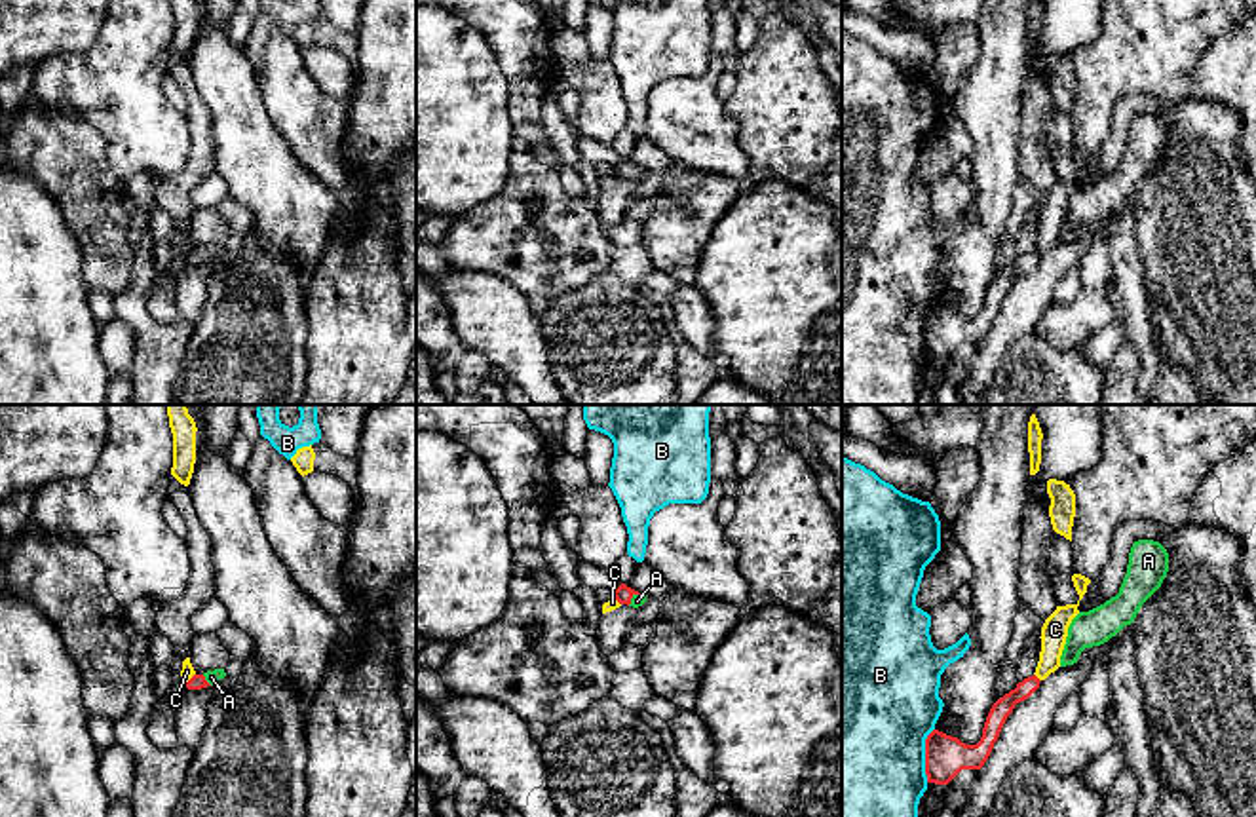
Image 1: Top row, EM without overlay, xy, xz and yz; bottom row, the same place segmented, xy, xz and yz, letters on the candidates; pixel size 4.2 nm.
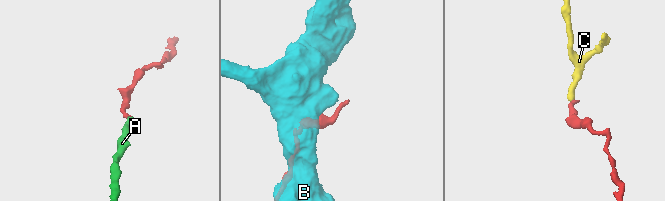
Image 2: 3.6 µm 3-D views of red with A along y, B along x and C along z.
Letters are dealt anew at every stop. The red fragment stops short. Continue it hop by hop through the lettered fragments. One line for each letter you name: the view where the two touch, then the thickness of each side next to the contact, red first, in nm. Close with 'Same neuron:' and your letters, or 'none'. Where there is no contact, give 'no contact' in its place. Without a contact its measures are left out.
A: meets red in xy; 60 nm thick on the red side, 60 nm on the other
Same neuron: A

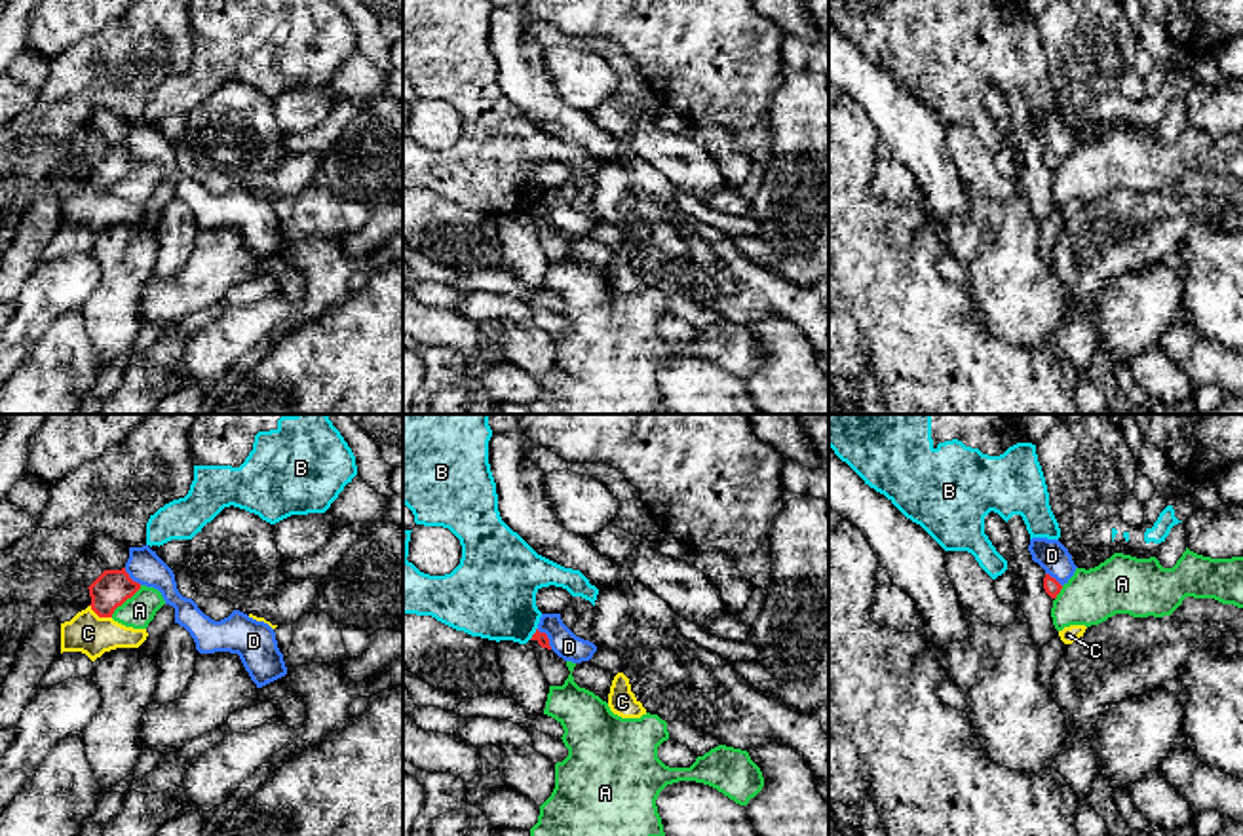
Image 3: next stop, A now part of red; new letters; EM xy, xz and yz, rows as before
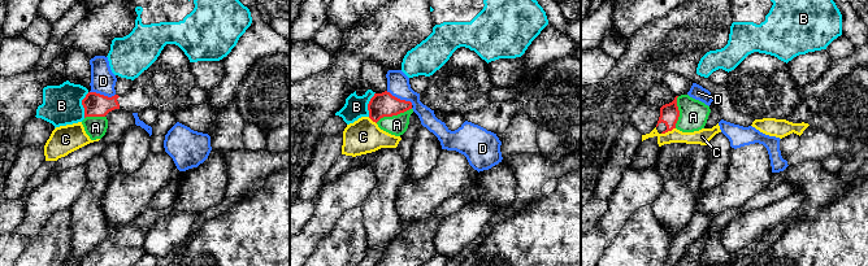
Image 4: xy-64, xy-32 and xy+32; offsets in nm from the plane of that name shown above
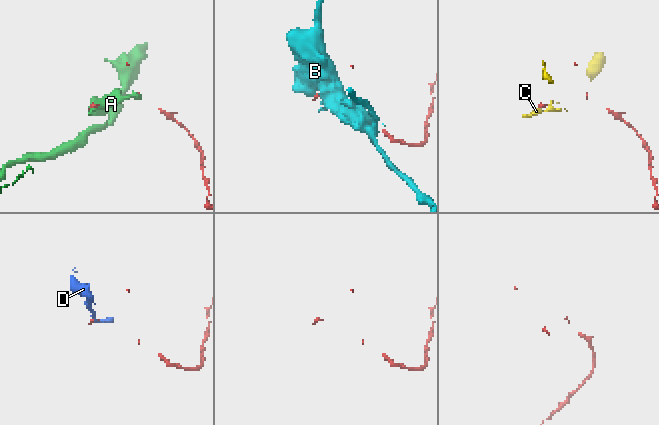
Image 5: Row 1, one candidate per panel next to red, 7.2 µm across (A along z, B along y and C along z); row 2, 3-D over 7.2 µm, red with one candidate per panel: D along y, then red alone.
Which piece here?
Same neuron: none

